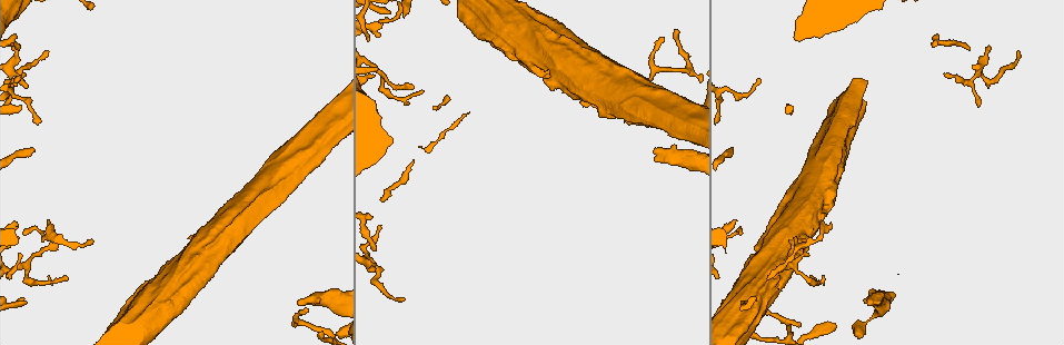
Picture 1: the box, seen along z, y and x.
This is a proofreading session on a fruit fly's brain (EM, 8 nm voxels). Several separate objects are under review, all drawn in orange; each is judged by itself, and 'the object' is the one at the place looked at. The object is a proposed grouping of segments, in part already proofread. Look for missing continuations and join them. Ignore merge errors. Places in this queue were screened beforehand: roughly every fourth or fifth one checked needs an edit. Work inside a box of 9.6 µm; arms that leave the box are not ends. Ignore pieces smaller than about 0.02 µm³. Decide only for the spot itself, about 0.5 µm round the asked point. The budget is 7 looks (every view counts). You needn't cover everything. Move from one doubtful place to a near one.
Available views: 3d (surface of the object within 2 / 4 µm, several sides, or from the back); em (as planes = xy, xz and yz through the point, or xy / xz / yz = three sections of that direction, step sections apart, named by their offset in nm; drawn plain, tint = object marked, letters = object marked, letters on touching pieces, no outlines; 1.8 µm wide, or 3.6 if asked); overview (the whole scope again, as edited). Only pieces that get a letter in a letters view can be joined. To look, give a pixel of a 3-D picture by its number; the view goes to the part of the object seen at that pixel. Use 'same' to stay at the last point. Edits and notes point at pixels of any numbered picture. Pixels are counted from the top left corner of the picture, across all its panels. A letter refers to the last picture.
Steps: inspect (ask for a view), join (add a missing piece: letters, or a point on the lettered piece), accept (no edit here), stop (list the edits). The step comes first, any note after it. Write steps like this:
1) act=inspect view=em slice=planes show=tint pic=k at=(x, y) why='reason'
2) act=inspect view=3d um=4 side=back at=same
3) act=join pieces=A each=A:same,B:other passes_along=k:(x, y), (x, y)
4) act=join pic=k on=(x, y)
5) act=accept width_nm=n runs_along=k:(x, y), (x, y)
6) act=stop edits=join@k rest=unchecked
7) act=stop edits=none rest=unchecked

act=inspect view=em slice=planes show=plain pic=1 at=(655, 147) why='stops while still wide'

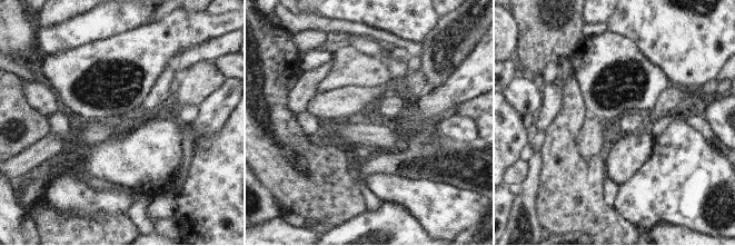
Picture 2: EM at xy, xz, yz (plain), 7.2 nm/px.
act=inspect view=em slice=planes show=letters at=same why='see the neighbours'

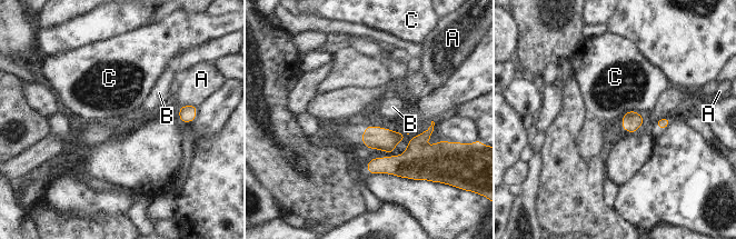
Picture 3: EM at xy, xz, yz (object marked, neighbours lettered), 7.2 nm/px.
act=accept each=A:other,B:other,C:other border=3:(635, 110), (628, 110), (623, 116) found='no lettered piece goes on from it'

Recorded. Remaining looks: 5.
act=inspect view=em slice=planes show=plain pic=1 at=(811, 276) why='an open end'

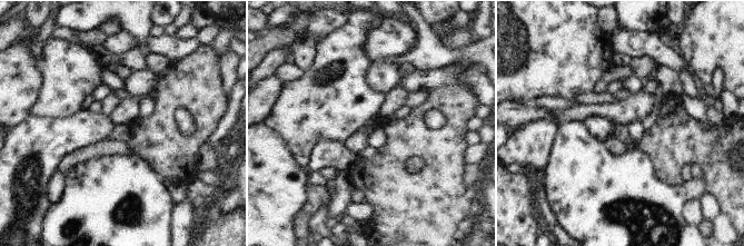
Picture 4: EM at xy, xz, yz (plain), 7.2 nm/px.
act=inspect view=em slice=planes show=letters at=same why='see the neighbours'

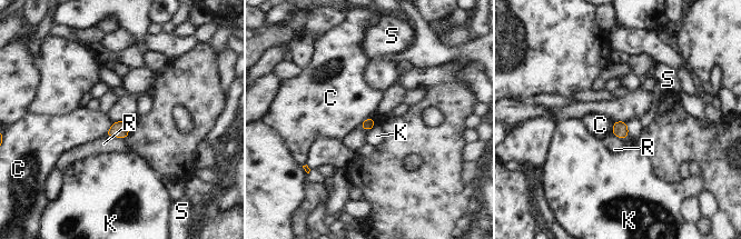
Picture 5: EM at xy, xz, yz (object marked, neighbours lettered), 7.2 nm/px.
act=accept width_nm=90 each=C:other,K:other,R:other,S:other border=5:(371, 116), (358, 127) found='no lettered piece goes on from it'

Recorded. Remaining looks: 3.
act=inspect view=3d um=2 pic=1 at=(48, 51) why='tapers out'

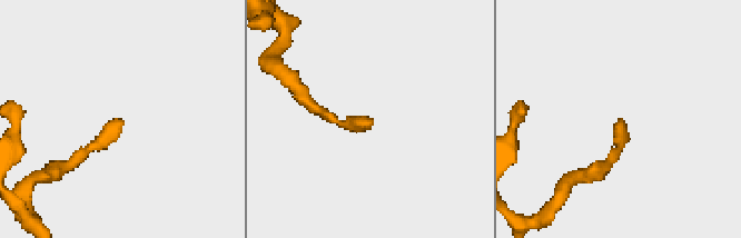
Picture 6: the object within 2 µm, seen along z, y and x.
act=inspect view=em slice=planes show=letters pic=6 at=(117, 120)

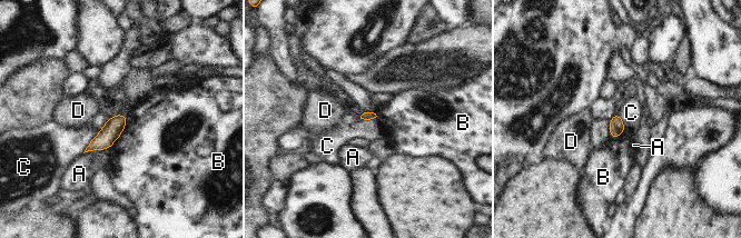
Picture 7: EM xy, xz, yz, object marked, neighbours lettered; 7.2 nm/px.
act=accept each=A:other,B:other,C:other,D:other border=7:(99, 131), (82, 152) found='none of them fits'

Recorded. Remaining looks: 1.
act=stop edits=none rest=unchecked

